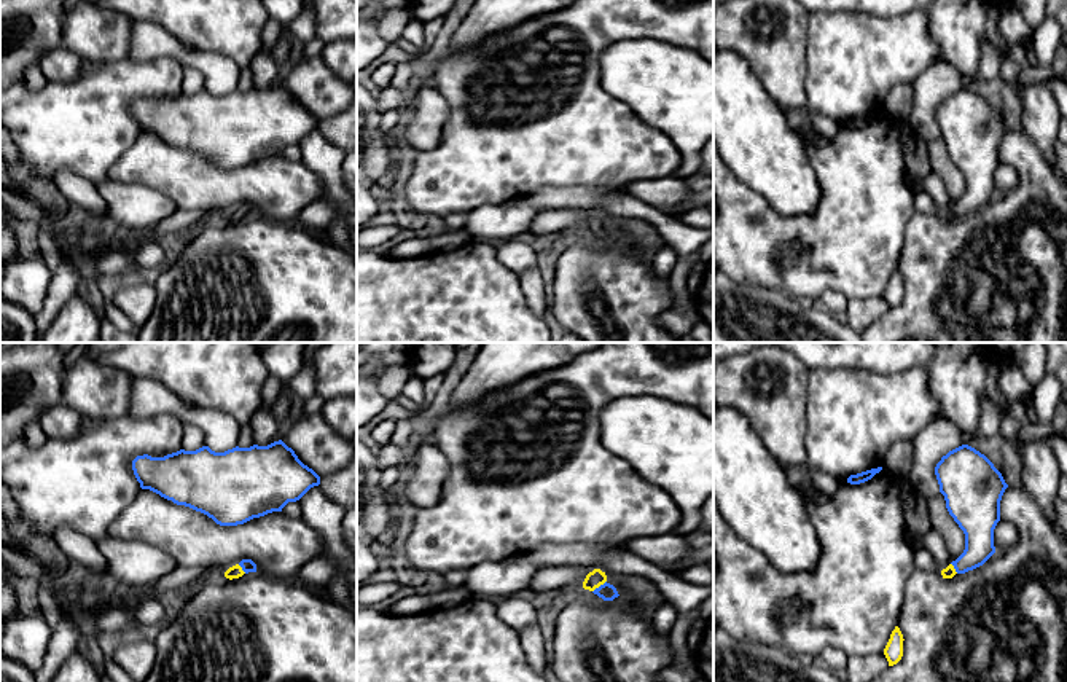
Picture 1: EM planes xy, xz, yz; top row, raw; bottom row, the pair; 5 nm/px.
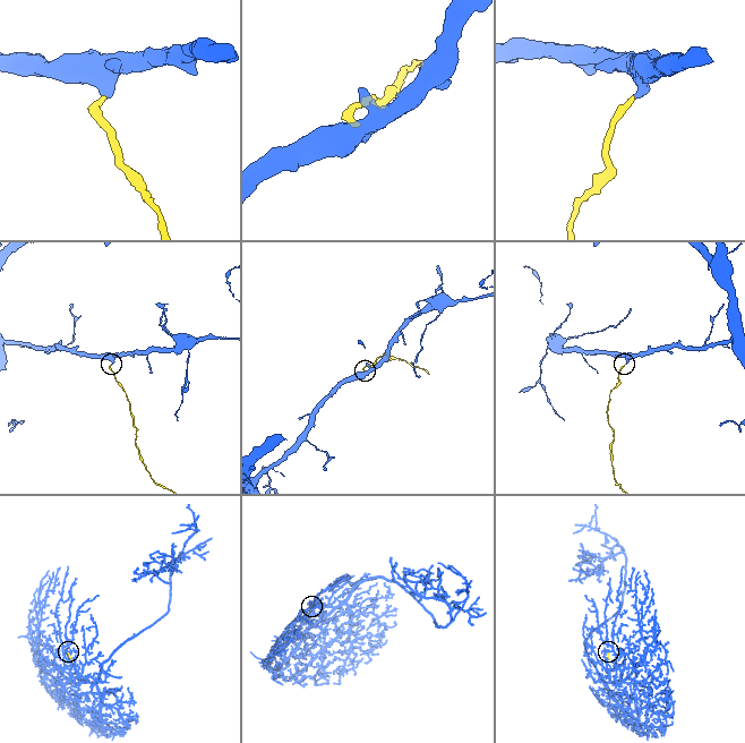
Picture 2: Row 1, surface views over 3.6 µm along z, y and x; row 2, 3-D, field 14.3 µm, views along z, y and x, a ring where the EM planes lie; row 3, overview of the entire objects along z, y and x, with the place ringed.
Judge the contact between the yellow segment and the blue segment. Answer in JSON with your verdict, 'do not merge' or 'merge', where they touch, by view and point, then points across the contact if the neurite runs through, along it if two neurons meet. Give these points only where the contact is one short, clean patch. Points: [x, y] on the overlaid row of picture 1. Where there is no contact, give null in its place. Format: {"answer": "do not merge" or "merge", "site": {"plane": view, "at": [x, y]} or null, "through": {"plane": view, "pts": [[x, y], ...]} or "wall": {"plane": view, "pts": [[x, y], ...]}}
{"answer": "merge", "site": {"plane": "xz", "at": [599, 585]}, "through": {"plane": "xz", "pts": [[594, 579], [599, 585], [607, 591]]}}

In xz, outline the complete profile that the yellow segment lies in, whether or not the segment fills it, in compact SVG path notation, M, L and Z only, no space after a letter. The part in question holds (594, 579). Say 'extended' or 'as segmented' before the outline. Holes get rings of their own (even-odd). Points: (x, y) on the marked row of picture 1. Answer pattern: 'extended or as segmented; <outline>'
extended; M594 569L586 575L583 588L592 591L604 601L613 601L619 596L616 588L607 582L607 575L600 569Z

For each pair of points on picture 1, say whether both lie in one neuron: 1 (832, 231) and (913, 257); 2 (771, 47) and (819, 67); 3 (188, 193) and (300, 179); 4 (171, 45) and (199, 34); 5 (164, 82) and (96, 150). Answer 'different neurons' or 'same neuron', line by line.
1: different neurons
2: different neurons
3: same neuron
4: different neurons
5: same neuron

